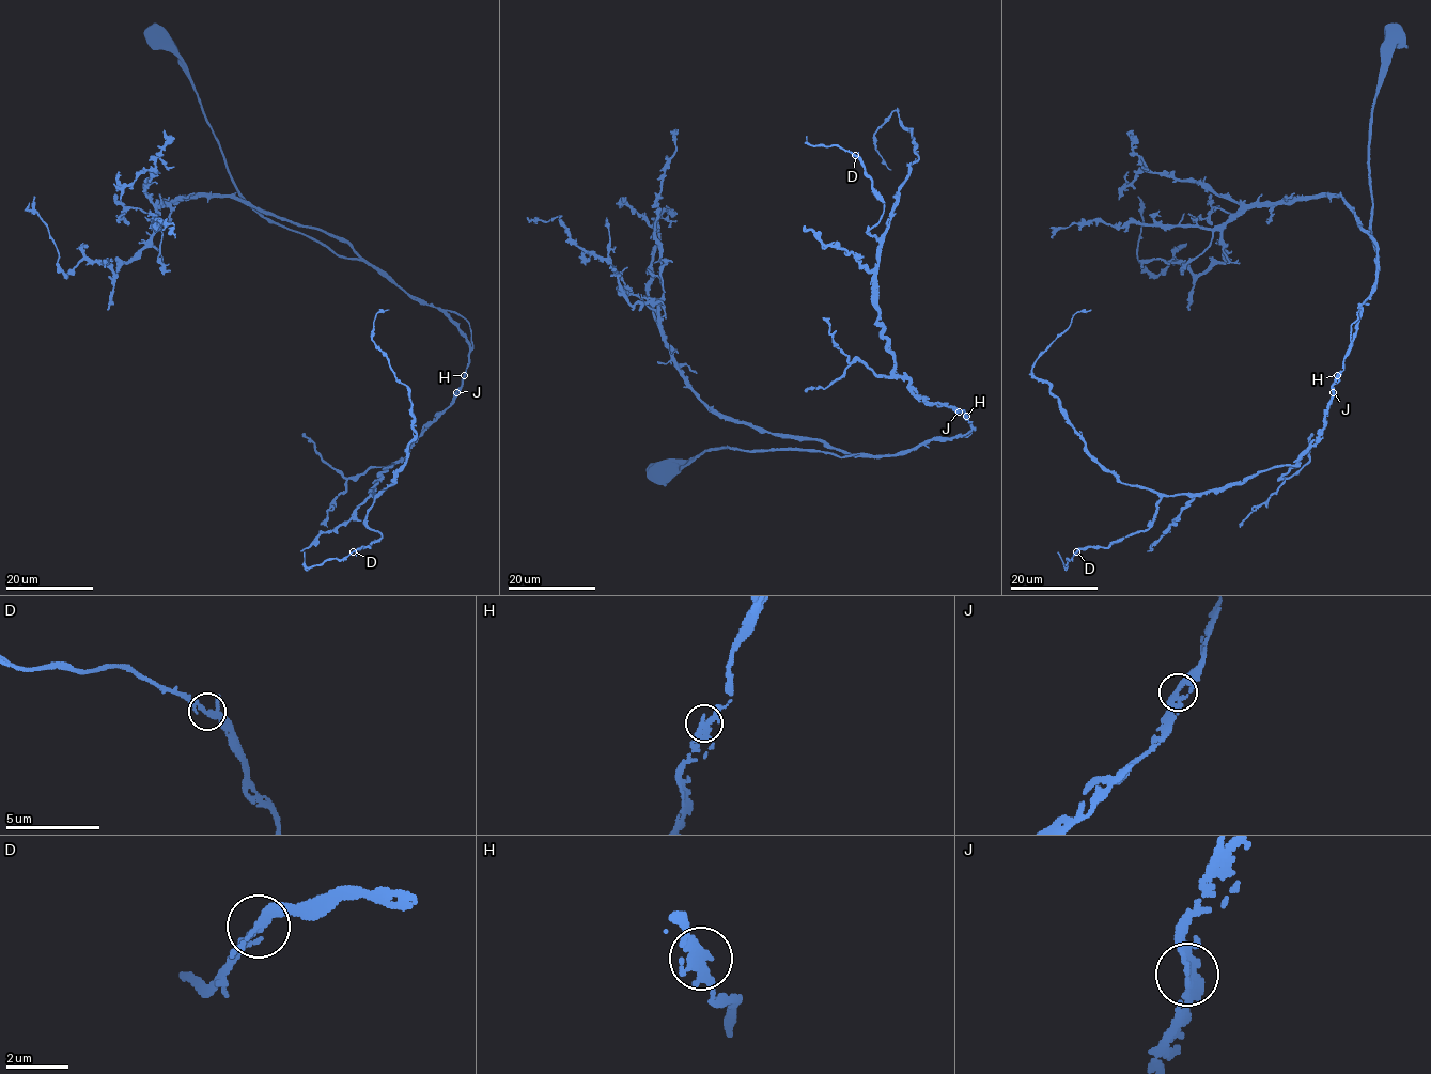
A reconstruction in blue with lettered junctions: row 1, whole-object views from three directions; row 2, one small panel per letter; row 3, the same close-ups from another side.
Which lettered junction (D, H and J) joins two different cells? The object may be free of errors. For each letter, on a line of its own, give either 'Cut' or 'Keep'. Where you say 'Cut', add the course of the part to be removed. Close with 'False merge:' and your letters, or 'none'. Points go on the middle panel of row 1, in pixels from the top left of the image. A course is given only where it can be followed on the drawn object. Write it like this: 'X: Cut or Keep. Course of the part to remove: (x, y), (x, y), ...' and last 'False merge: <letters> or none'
D: Keep
H: Keep
J: Keep
False merge: none

